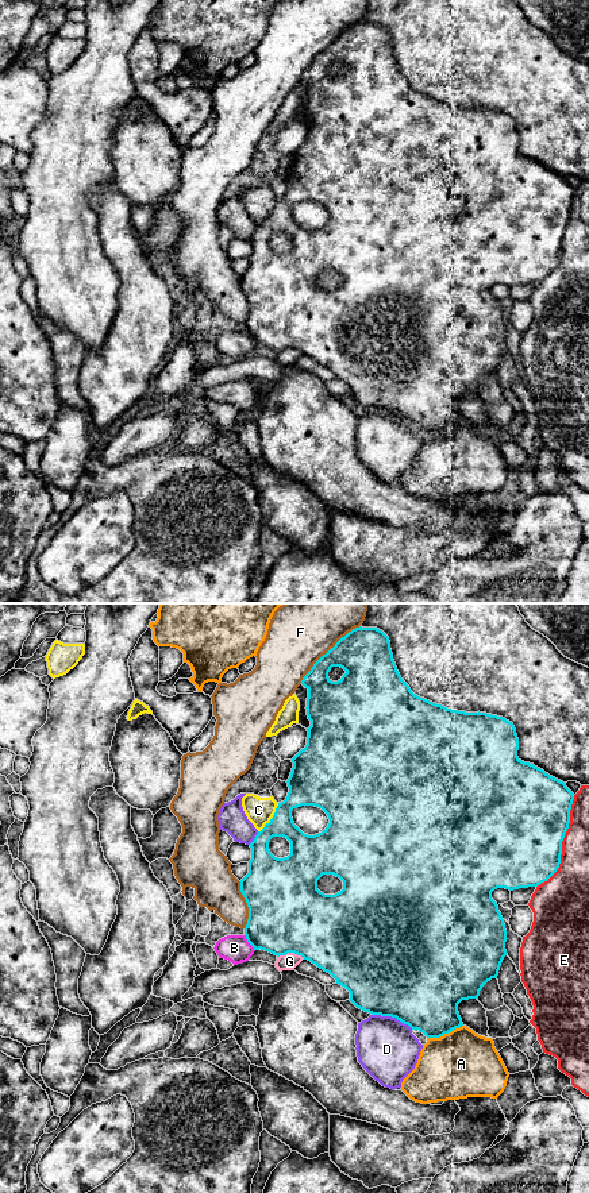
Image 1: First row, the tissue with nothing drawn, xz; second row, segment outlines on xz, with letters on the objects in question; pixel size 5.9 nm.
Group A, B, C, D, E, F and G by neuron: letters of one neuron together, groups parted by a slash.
A / B / C / D / E / F / G

